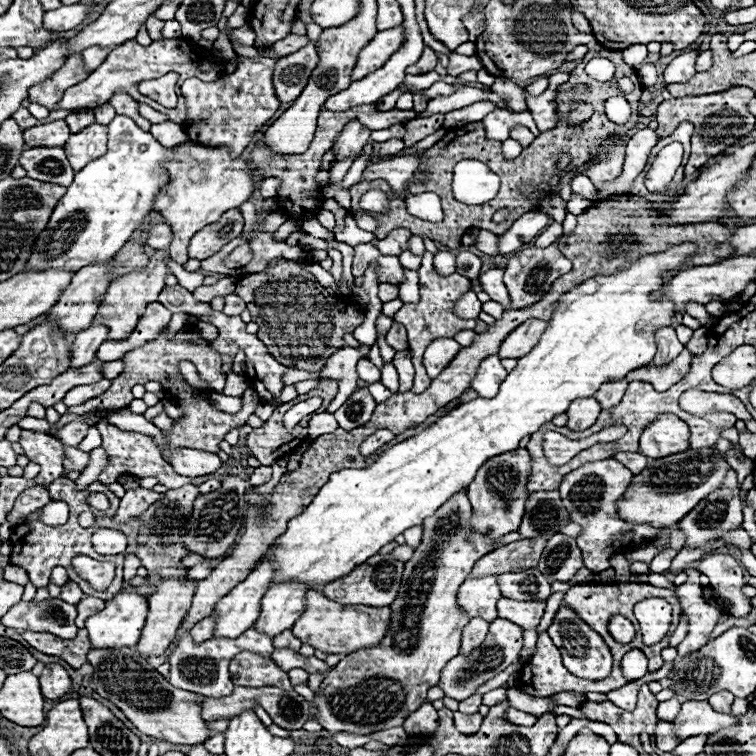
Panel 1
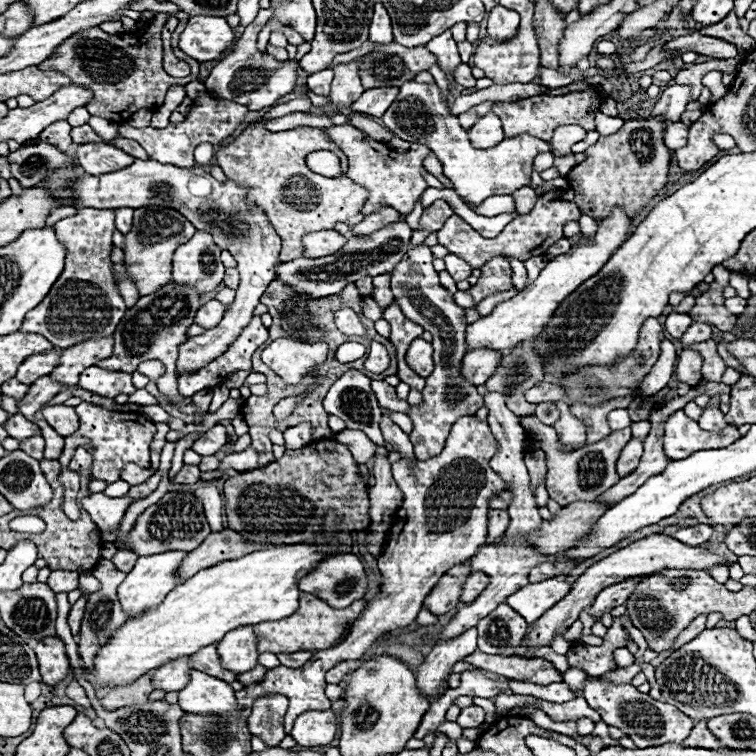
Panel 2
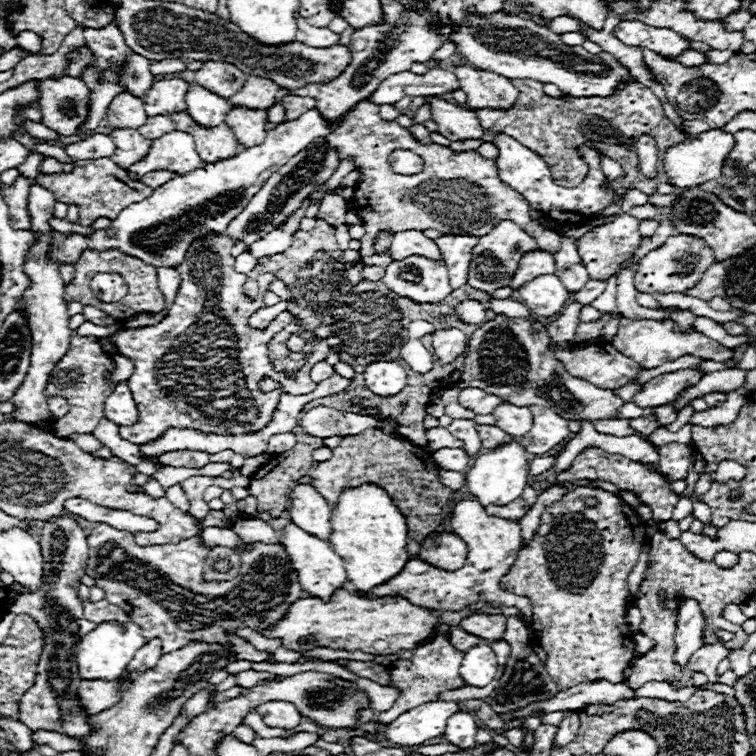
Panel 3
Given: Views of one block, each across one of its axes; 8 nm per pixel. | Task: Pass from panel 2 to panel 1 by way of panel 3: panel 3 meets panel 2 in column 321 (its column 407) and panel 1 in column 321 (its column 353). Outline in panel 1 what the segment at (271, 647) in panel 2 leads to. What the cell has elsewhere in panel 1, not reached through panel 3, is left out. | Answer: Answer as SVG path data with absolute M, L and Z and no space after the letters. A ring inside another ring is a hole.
M308 590L306 600L308 600L306 610L296 620L292 630L304 644L310 644L326 654L350 654L354 650L378 646L388 632L392 618L390 606L382 606L382 608L364 606L364 604L342 606L320 594L320 590Z

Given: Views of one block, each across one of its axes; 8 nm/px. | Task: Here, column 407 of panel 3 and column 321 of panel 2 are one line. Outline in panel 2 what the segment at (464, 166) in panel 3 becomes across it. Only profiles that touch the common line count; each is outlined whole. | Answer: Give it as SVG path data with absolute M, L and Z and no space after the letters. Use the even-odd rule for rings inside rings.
M262 120L260 124L246 128L234 142L220 146L216 152L218 166L224 170L224 174L238 182L238 186L246 188L248 200L246 204L258 206L268 222L274 226L278 236L282 238L282 262L290 262L296 258L296 248L302 248L302 234L314 232L314 230L328 230L334 228L334 224L344 222L354 226L356 222L362 222L362 206L368 200L368 190L356 182L352 182L346 176L338 178L326 178L320 174L314 174L306 166L306 156L314 150L330 150L336 152L342 168L348 170L348 160L342 154L342 150L326 138L326 132L322 128L294 128L278 134L270 134L264 128Z

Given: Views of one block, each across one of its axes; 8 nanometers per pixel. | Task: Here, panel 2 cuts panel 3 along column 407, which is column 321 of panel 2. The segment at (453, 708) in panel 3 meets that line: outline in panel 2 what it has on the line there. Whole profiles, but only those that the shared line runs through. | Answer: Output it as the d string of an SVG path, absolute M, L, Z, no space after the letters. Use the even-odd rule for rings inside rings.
M332 710L304 712L296 718L290 736L296 740L298 746L304 746L304 748L326 746L336 736L336 730L338 730L336 718L338 716Z

